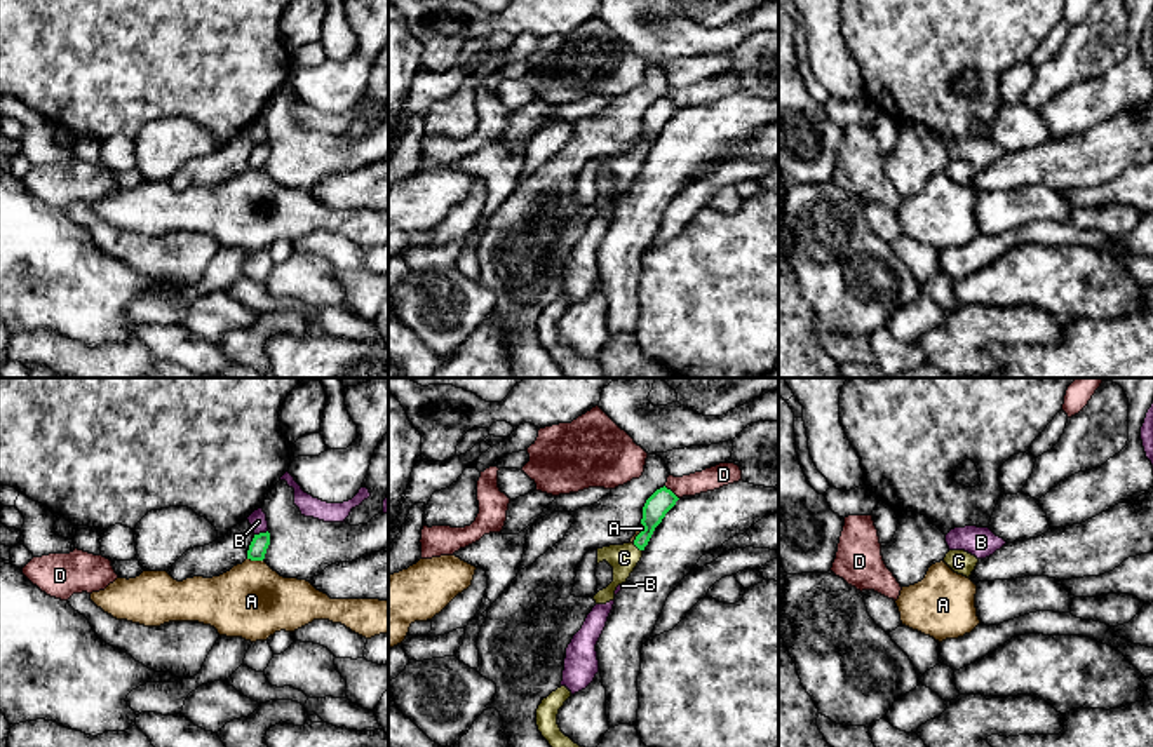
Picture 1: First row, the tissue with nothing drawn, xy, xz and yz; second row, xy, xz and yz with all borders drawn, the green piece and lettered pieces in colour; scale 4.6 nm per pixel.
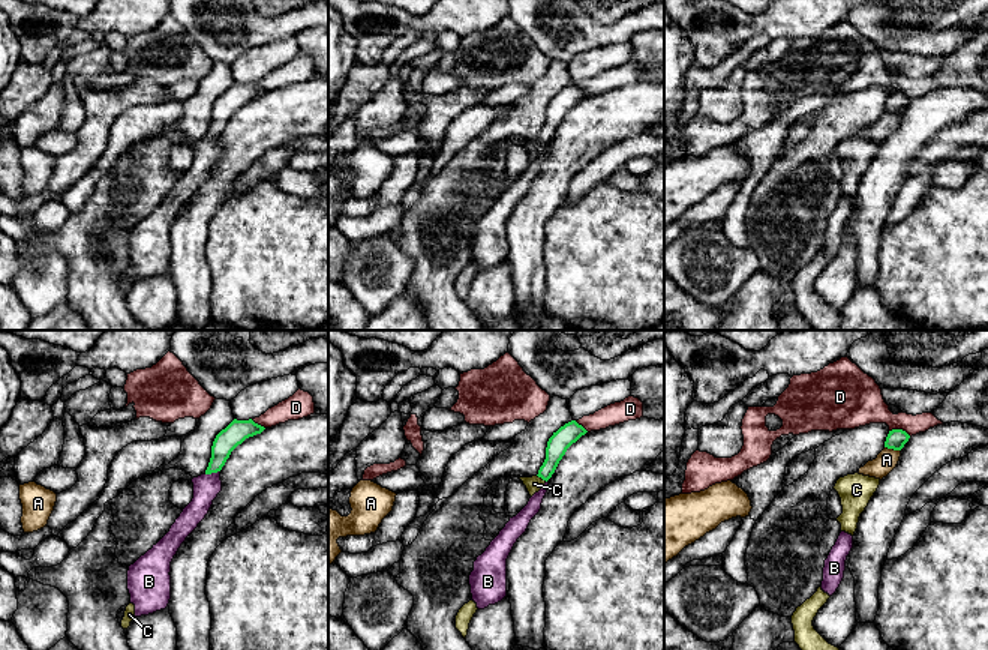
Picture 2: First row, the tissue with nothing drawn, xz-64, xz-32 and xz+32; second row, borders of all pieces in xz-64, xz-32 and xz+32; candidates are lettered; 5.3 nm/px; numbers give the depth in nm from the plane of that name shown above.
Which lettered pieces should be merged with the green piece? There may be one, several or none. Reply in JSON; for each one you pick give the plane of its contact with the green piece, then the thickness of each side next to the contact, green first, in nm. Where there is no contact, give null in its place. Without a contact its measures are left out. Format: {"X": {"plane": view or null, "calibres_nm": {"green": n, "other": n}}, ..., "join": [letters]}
{"C": {"plane": "xz", "calibres_nm": {"green": 110, "other": 130}}, "join": ["C"]}

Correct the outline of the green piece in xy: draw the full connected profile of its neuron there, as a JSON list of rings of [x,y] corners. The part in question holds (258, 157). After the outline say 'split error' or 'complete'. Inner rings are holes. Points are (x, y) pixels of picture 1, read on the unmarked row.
[[[268,141],[254,145],[254,148],[253,148],[251,155],[249,155],[249,160],[247,160],[247,169],[263,171],[268,155],[270,155],[270,143]]] | complete

